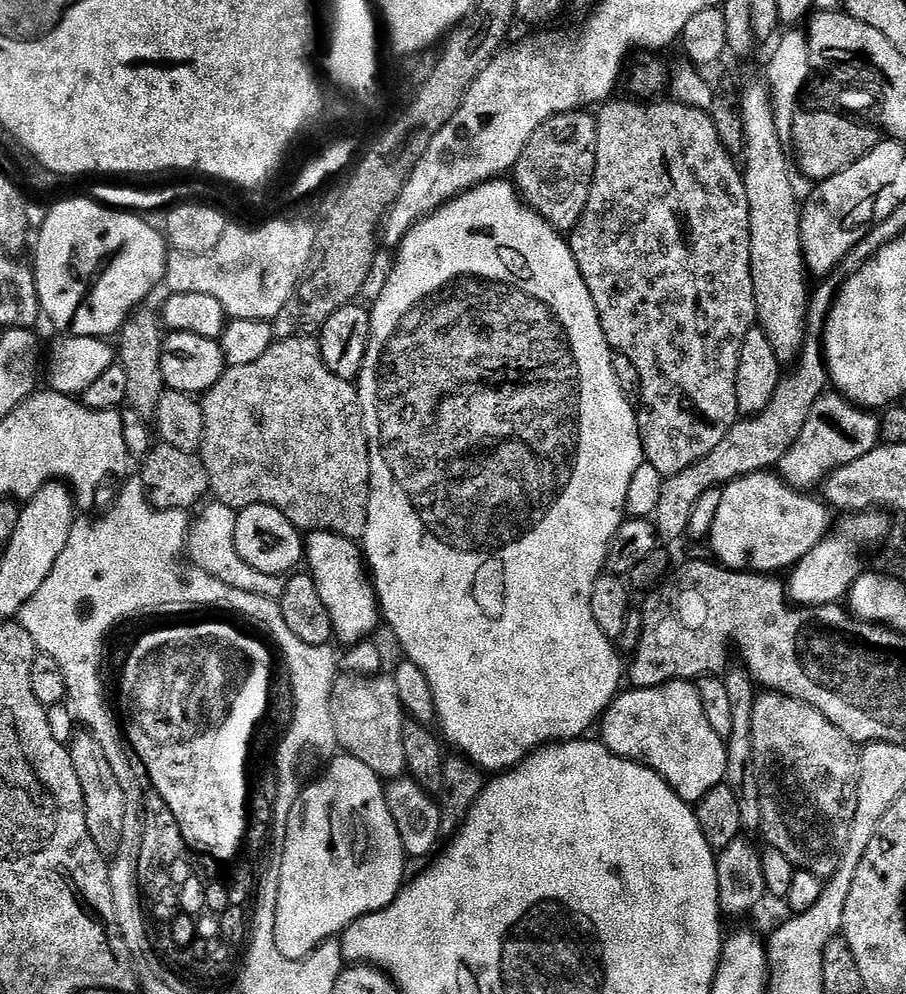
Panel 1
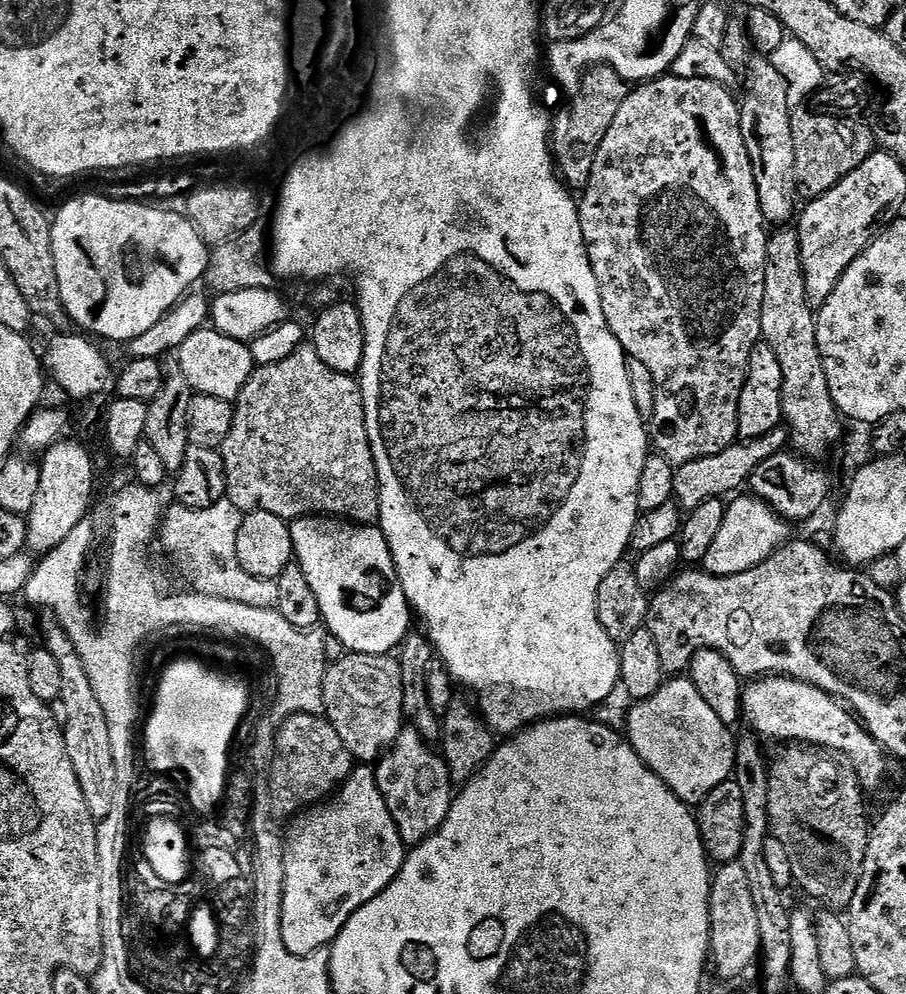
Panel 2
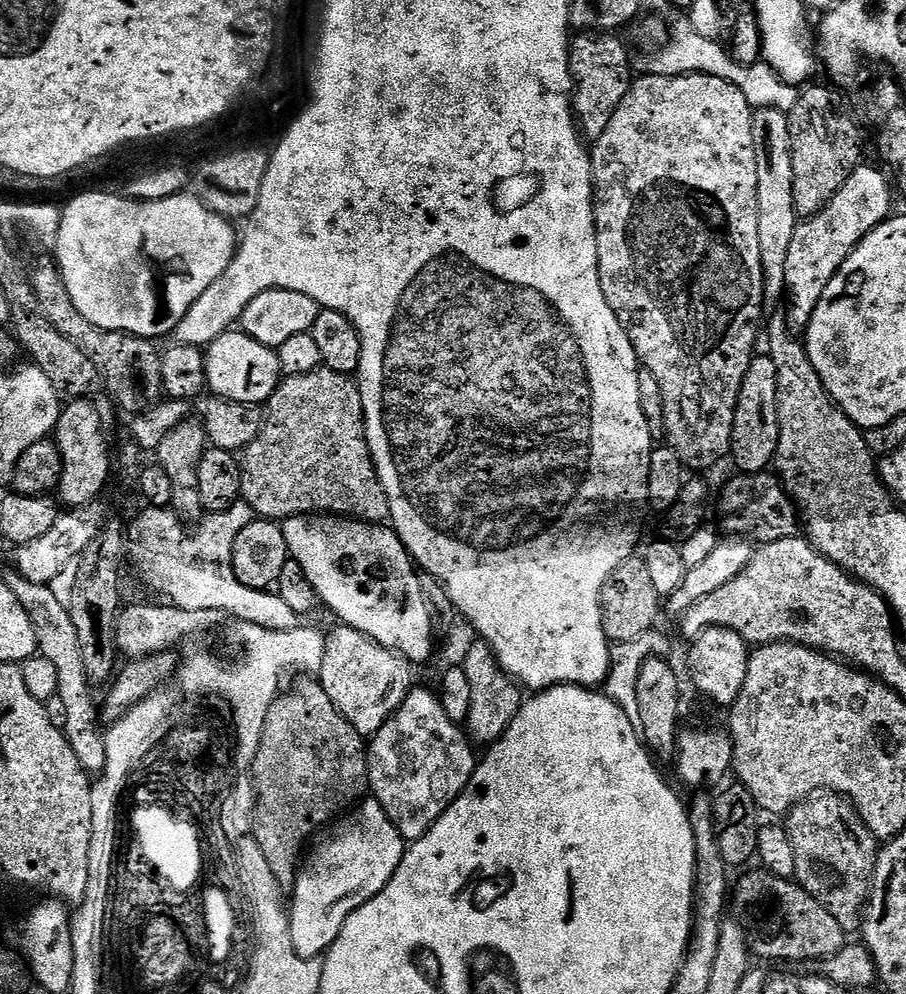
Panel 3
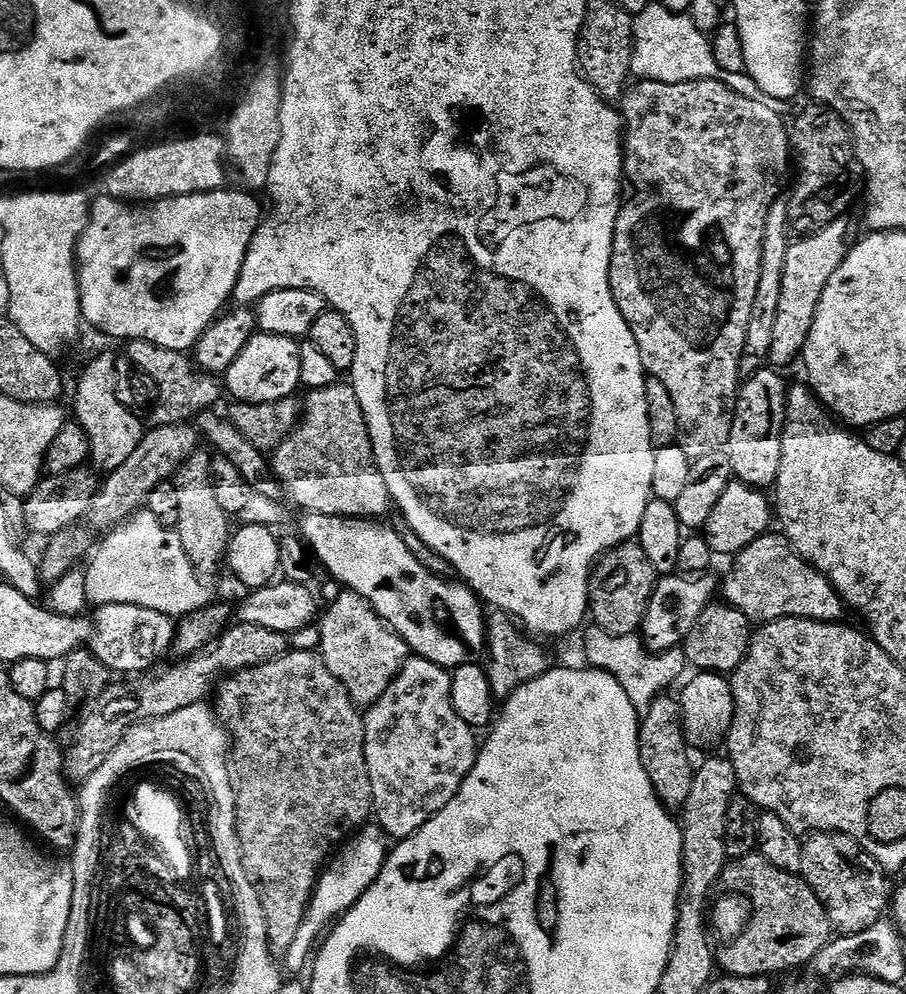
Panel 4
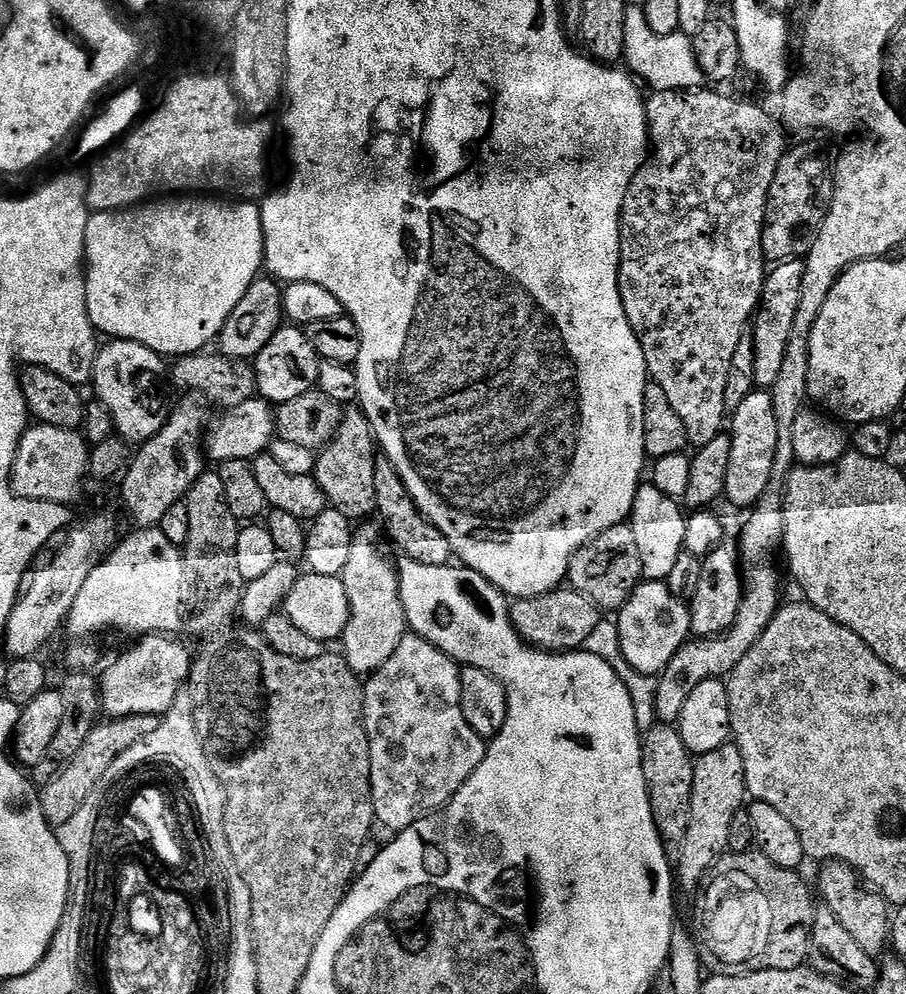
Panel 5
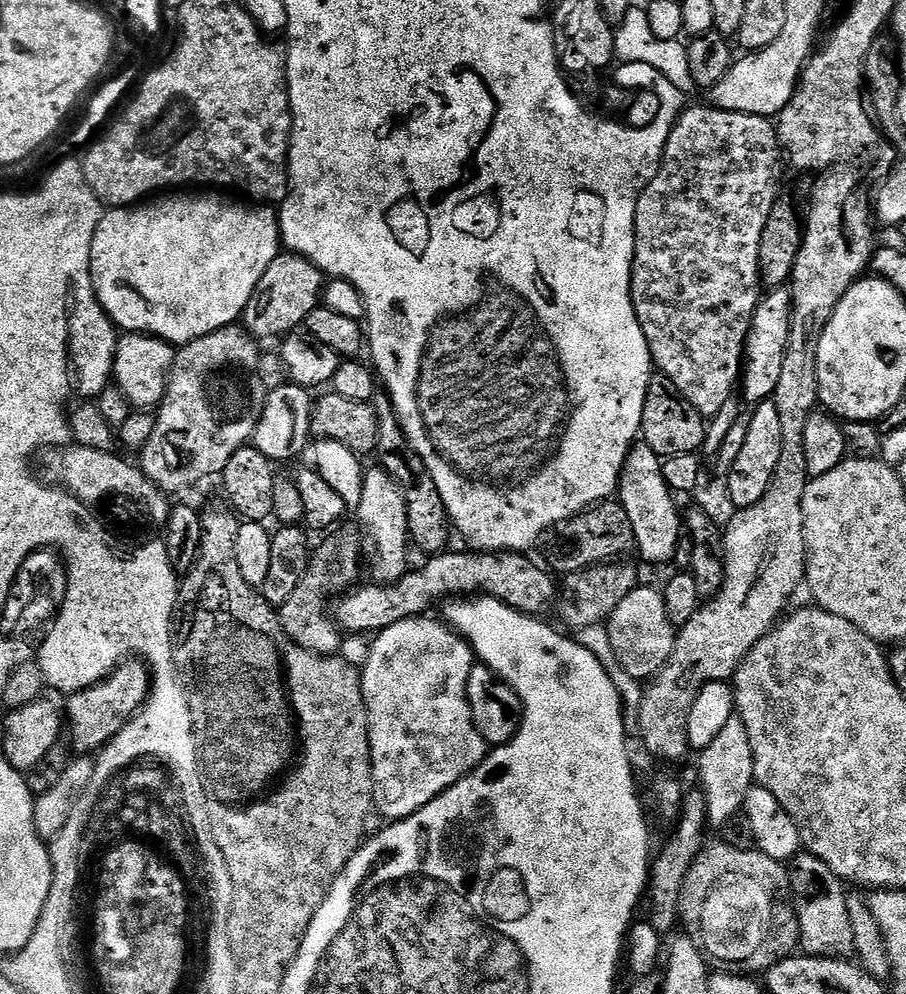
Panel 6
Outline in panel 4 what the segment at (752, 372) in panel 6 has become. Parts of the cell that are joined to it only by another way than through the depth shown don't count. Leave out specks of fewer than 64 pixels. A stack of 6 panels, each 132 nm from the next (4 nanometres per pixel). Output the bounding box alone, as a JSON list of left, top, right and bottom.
[770,218,850,370]

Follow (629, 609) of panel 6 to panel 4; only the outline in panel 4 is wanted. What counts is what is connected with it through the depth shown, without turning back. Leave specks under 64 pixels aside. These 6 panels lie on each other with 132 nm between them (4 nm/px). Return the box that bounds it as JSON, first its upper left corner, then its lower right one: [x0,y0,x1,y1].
[642,574,718,652]

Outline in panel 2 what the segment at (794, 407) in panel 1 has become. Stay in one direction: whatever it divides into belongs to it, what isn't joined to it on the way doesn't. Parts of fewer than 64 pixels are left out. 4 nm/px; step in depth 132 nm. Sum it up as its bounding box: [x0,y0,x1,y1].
[673,427,788,512]

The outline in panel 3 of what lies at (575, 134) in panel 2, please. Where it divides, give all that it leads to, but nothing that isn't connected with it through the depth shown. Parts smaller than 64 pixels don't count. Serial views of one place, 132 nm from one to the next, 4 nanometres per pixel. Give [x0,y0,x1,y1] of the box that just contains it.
[570,30,634,142]

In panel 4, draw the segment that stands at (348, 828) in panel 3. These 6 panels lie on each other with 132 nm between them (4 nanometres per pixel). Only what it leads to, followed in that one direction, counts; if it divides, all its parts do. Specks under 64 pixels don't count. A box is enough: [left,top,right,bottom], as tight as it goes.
[286,826,390,972]

